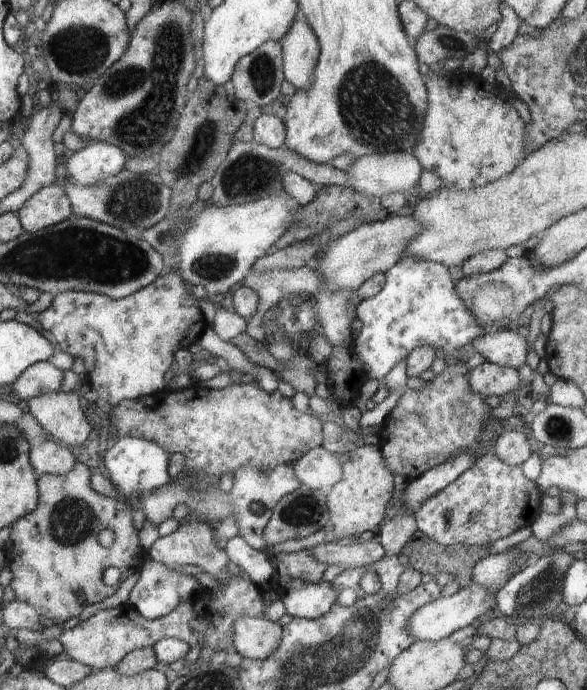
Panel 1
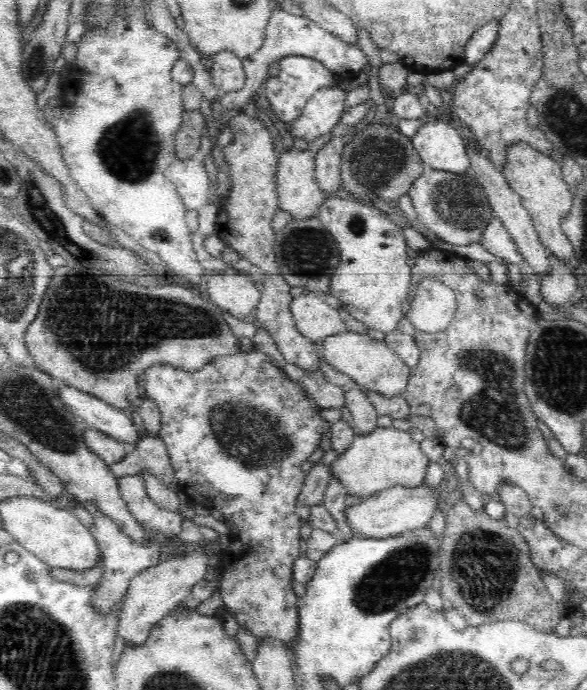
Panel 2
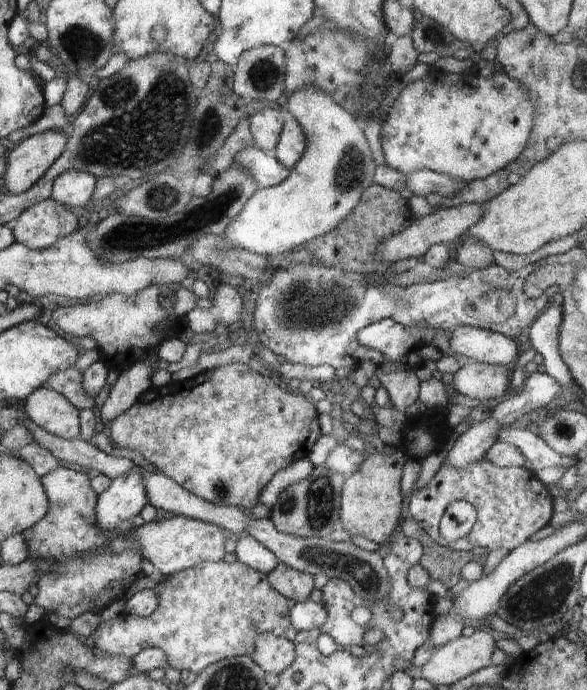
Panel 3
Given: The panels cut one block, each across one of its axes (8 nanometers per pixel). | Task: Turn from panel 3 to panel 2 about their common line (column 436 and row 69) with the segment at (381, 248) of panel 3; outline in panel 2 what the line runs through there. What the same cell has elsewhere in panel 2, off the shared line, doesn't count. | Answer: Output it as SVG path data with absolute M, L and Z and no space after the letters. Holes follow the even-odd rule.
M222 50L209 56L211 67L208 69L212 82L225 94L240 90L245 83L243 59L229 50Z

